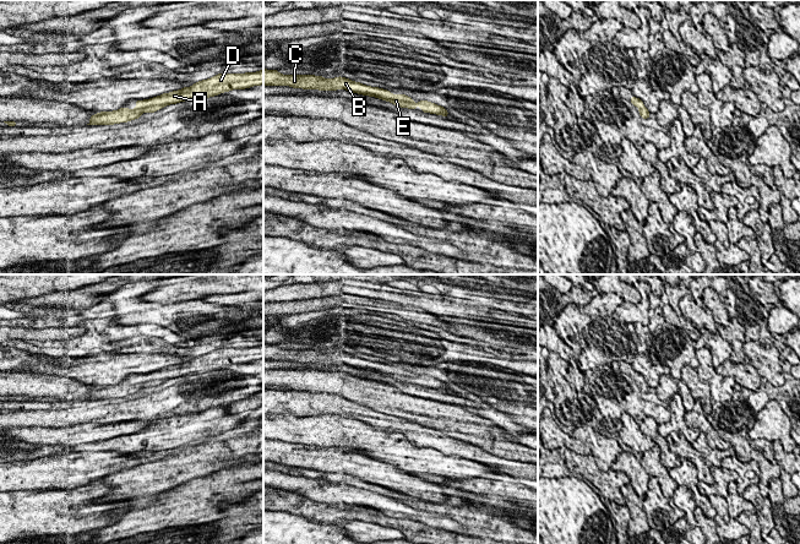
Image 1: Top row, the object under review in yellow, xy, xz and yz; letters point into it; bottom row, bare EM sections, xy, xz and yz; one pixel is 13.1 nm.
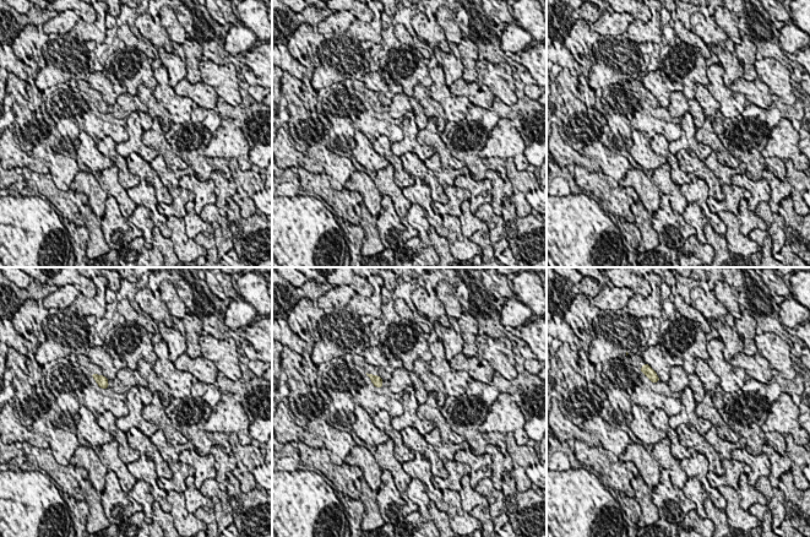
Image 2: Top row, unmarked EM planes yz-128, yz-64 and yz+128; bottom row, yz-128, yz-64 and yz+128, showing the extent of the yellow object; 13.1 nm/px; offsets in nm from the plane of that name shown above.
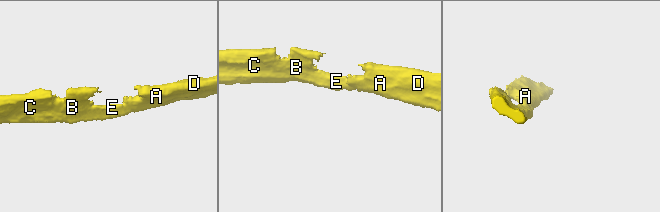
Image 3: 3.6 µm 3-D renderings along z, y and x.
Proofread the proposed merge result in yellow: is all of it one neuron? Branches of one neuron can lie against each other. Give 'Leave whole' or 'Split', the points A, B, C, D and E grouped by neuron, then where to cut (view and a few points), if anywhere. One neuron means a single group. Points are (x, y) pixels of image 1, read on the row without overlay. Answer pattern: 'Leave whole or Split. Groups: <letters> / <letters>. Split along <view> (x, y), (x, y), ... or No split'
Leave whole. Groups: A B C D E. No split

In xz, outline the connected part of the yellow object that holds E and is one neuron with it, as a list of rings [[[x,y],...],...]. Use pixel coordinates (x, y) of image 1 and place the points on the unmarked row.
[[[263,343],[263,359],[265,360],[290,360],[294,363],[304,364],[320,364],[320,365],[336,365],[347,364],[354,368],[376,371],[394,380],[402,382],[409,382],[412,385],[417,383],[417,379],[424,387],[431,387],[437,390],[448,391],[446,382],[437,379],[430,377],[428,375],[419,375],[415,377],[410,371],[404,369],[392,369],[387,364],[370,361],[361,359],[360,357],[354,357],[344,352],[336,353],[323,353],[321,349],[281,349],[278,344],[266,344]]]

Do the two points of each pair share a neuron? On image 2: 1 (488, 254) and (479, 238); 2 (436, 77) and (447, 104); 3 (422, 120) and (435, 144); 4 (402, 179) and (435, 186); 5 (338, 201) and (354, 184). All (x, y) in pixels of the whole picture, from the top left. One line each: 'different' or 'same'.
1: same
2: same
3: different
4: different
5: different

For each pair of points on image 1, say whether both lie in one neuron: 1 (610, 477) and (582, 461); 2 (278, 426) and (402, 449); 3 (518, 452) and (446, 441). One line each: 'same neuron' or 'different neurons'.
1: same neuron
2: same neuron
3: different neurons

